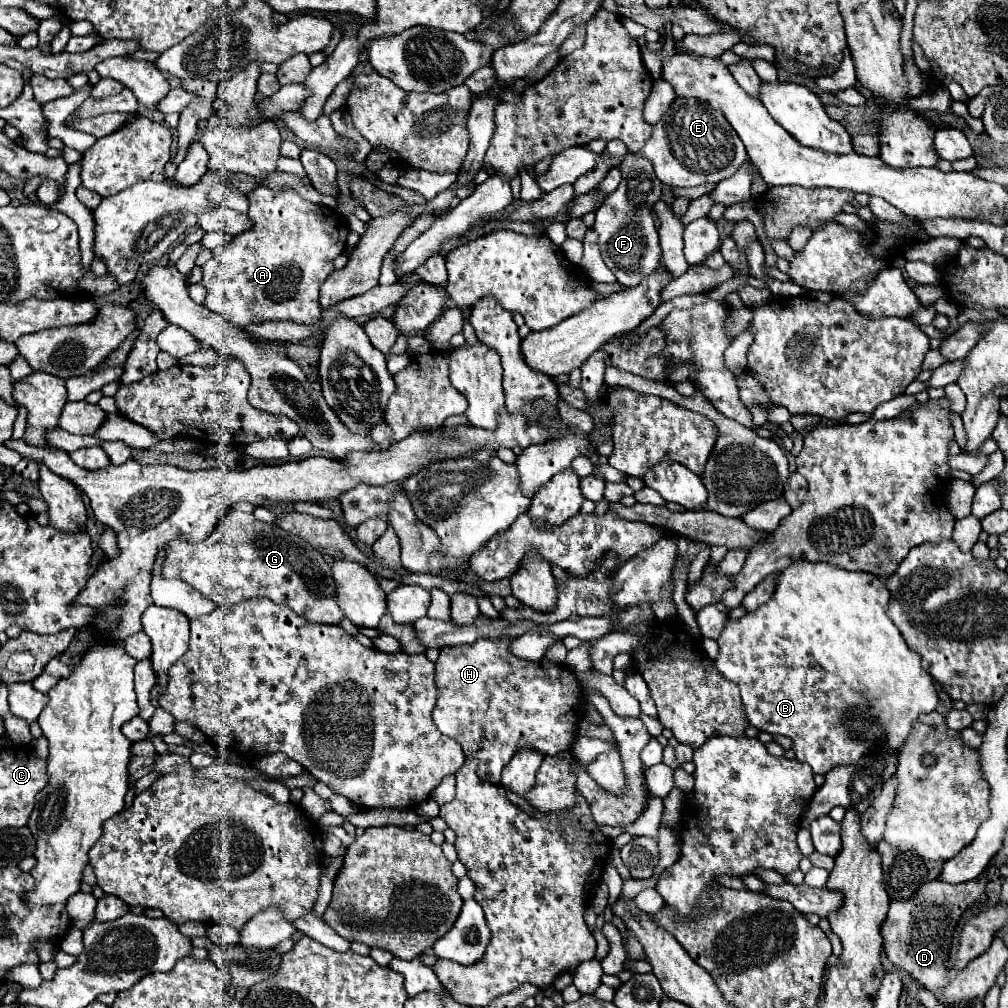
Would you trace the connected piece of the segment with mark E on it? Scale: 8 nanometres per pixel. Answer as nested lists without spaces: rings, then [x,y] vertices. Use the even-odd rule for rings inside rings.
[[[676,97],[664,117],[652,125],[652,135],[634,155],[652,163],[656,177],[670,187],[718,183],[738,171],[748,159],[746,149],[722,111],[692,97]]]

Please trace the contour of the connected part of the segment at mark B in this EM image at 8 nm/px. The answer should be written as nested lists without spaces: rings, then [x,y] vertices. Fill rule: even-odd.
[[[796,561],[780,573],[774,597],[768,603],[760,605],[752,613],[746,613],[742,619],[728,619],[724,631],[718,637],[720,653],[714,659],[714,667],[722,673],[724,679],[728,679],[728,681],[732,681],[740,687],[740,695],[742,695],[742,703],[744,703],[744,715],[746,715],[748,723],[752,727],[760,729],[760,731],[780,733],[780,735],[790,737],[792,743],[794,743],[792,745],[794,755],[796,755],[794,759],[808,763],[812,767],[812,771],[818,773],[818,775],[826,775],[830,769],[840,767],[840,765],[856,765],[862,757],[866,757],[874,747],[880,747],[880,745],[898,753],[904,747],[904,743],[906,743],[906,739],[908,739],[908,735],[914,727],[914,721],[918,721],[918,717],[922,713],[936,711],[936,707],[940,703],[932,675],[928,675],[920,667],[920,655],[910,651],[900,629],[886,615],[888,603],[890,603],[890,593],[886,589],[886,585],[872,573],[846,571],[846,569],[840,569],[840,567],[824,565],[824,563]]]

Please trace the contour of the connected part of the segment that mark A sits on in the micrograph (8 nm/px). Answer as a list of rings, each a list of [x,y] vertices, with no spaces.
[[[258,187],[254,189],[252,193],[248,193],[248,201],[250,201],[250,209],[248,209],[248,215],[252,217],[254,221],[254,227],[246,233],[240,233],[236,235],[230,243],[218,247],[212,251],[212,259],[208,263],[204,263],[202,267],[202,285],[206,287],[208,295],[206,295],[206,301],[204,305],[210,309],[210,311],[216,311],[220,313],[224,319],[228,319],[232,325],[244,329],[246,325],[250,323],[264,323],[264,321],[294,321],[294,323],[302,323],[302,325],[312,325],[316,331],[314,335],[320,333],[320,317],[322,317],[322,307],[320,307],[320,301],[318,301],[318,293],[320,293],[320,285],[328,279],[328,275],[334,271],[334,265],[332,261],[346,249],[346,237],[348,237],[348,221],[342,213],[336,213],[334,209],[328,209],[328,207],[320,207],[320,205],[314,205],[310,201],[304,201],[298,193],[286,189],[282,193],[274,193],[266,187]]]

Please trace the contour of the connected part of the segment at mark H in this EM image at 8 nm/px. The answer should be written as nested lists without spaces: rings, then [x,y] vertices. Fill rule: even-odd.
[[[480,639],[480,641],[472,643],[472,645],[442,647],[442,649],[440,649],[440,657],[438,657],[438,661],[436,661],[436,679],[438,679],[436,685],[438,685],[438,689],[440,689],[440,695],[438,695],[434,713],[432,713],[434,725],[438,727],[440,733],[444,733],[444,735],[456,739],[456,741],[462,745],[462,749],[464,749],[466,755],[472,753],[474,757],[478,757],[478,761],[480,761],[480,765],[478,765],[480,777],[492,781],[494,785],[500,785],[500,773],[502,773],[502,769],[504,769],[504,767],[508,765],[508,761],[510,761],[520,749],[524,749],[524,747],[536,749],[536,751],[540,751],[540,753],[544,753],[544,755],[556,755],[556,753],[560,753],[560,751],[566,751],[566,749],[572,745],[574,735],[576,735],[576,727],[578,727],[578,723],[580,723],[580,719],[582,719],[582,691],[580,691],[580,687],[576,685],[574,673],[572,673],[566,665],[556,665],[556,663],[552,663],[552,661],[548,661],[548,659],[540,659],[540,661],[536,661],[536,663],[532,663],[532,661],[520,661],[518,657],[512,657],[512,655],[508,653],[508,643],[510,643],[510,641],[488,641],[488,639]]]

